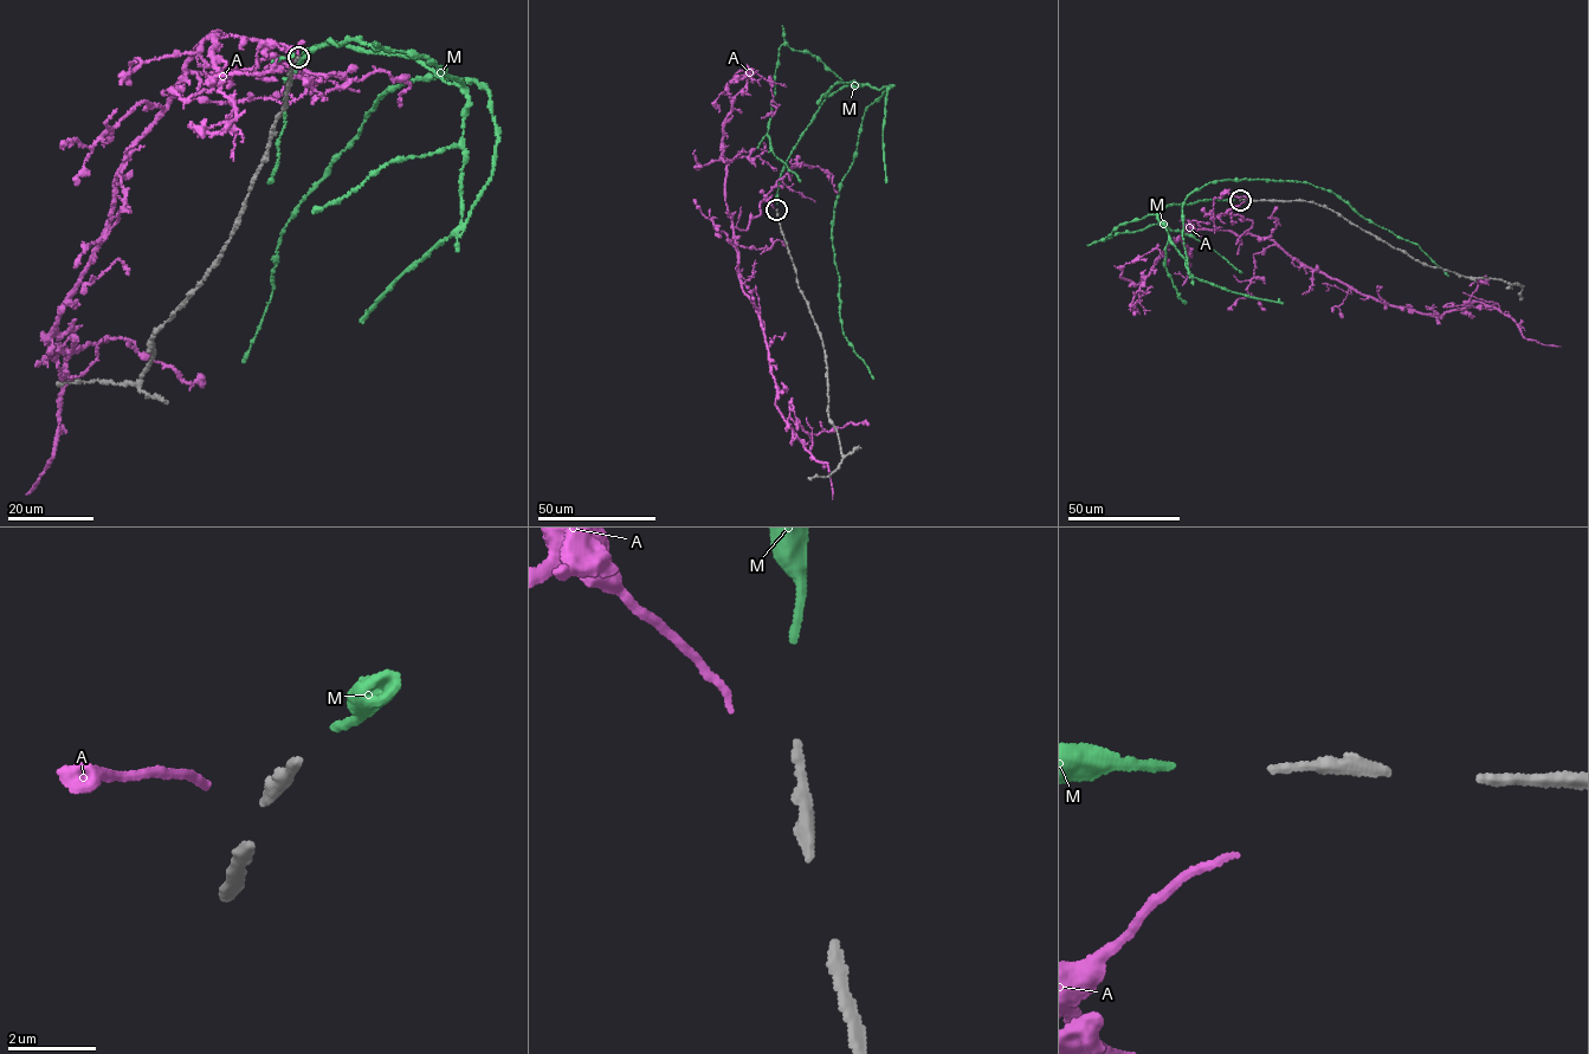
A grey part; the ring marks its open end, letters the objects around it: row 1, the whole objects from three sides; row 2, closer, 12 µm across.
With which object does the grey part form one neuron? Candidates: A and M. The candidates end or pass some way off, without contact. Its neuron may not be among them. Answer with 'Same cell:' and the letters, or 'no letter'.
Same cell: M

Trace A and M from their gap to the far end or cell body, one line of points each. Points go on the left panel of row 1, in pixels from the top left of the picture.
A: (290, 60), (191, 71), (133, 143), (97, 246), (42, 336), (57, 355), (62, 389), (52, 458), (27, 493)
M: (302, 55), (406, 53), (460, 86), (462, 225), (493, 165), (484, 86), (389, 89), (281, 235), (244, 361)

